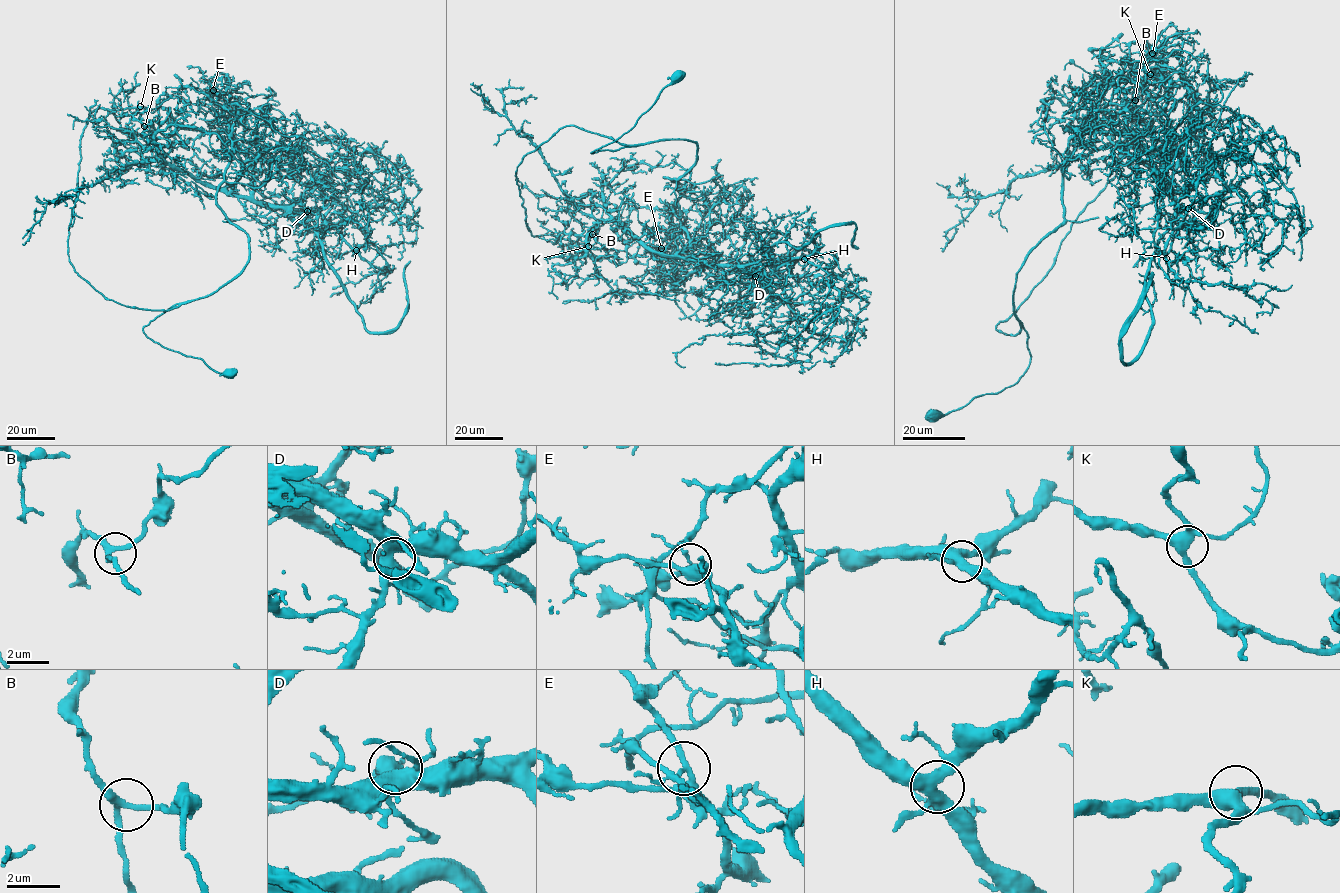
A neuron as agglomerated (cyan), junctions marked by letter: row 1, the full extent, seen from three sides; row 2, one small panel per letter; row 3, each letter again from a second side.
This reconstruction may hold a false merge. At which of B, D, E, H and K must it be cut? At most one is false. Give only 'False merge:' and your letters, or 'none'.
False merge: E

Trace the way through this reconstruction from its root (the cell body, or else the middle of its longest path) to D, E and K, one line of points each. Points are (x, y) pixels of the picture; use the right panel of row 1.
D: (931, 414), (1028, 367), (1016, 276), (1064, 221), (1086, 120), (1119, 104), (1163, 132), (1188, 208)
E: (931, 414), (997, 393), (1028, 367), (1016, 276), (1064, 221), (1069, 139), (1109, 101), (1115, 78), (1152, 53)
K: (931, 414), (997, 393), (1028, 367), (1023, 328), (996, 326), (1116, 174), (1135, 76), (1150, 74)

